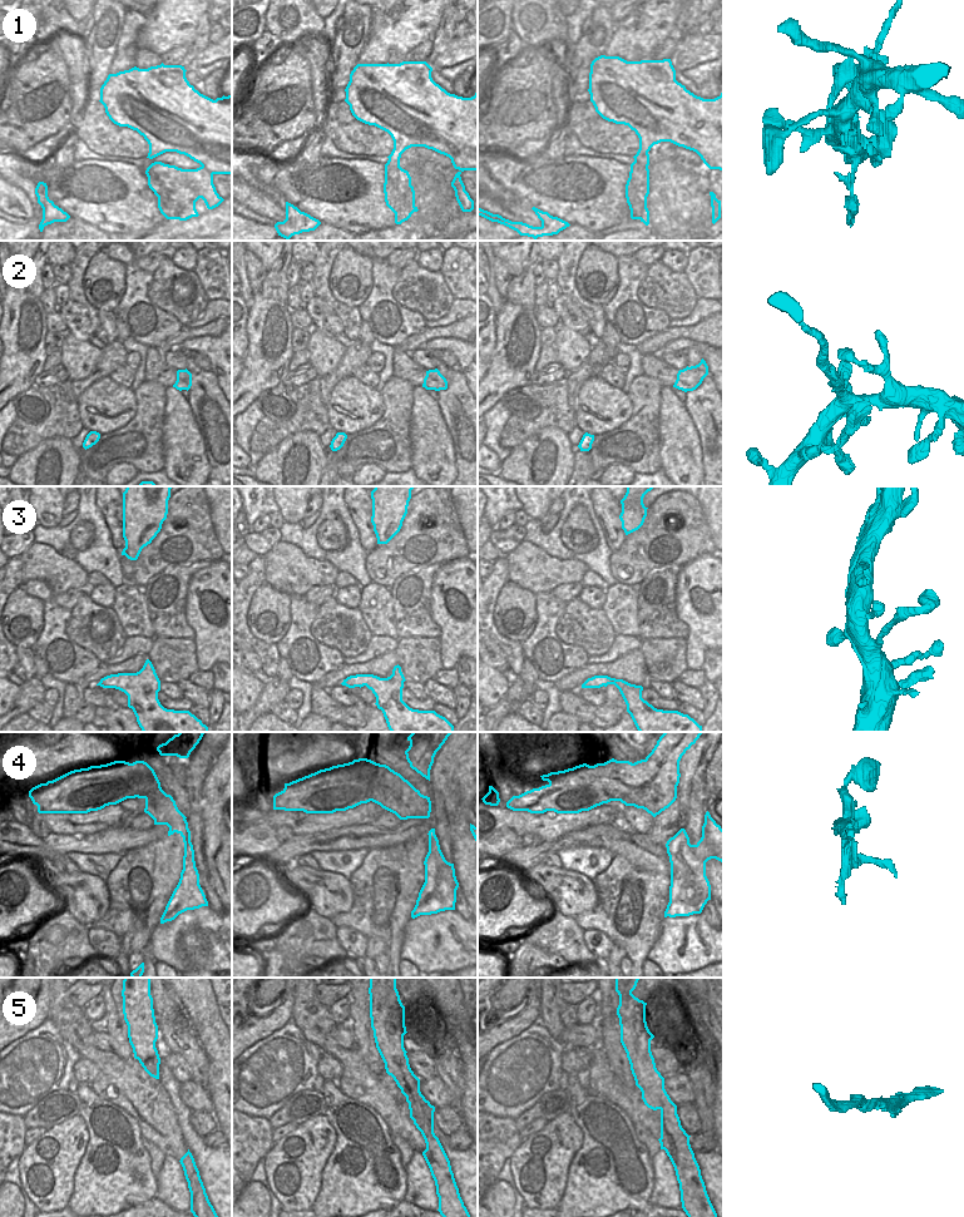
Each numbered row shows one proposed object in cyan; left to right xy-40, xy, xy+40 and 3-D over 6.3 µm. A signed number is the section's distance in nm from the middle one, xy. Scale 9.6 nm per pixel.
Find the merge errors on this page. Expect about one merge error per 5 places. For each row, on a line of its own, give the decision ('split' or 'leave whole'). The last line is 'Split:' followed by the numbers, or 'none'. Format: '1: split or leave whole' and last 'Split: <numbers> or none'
1: split
2: split
3: leave whole
4: split
5: leave whole
Split: 1, 2, 4

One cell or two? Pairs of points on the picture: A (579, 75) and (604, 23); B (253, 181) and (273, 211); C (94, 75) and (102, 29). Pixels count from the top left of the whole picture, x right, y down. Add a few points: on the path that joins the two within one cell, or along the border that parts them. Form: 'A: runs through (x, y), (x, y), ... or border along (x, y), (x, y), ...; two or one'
A: runs through (583, 63), (583, 54), (602, 35); one
B: border along (245, 179), (283, 208); two
C: runs through (98, 64), (102, 40); one

